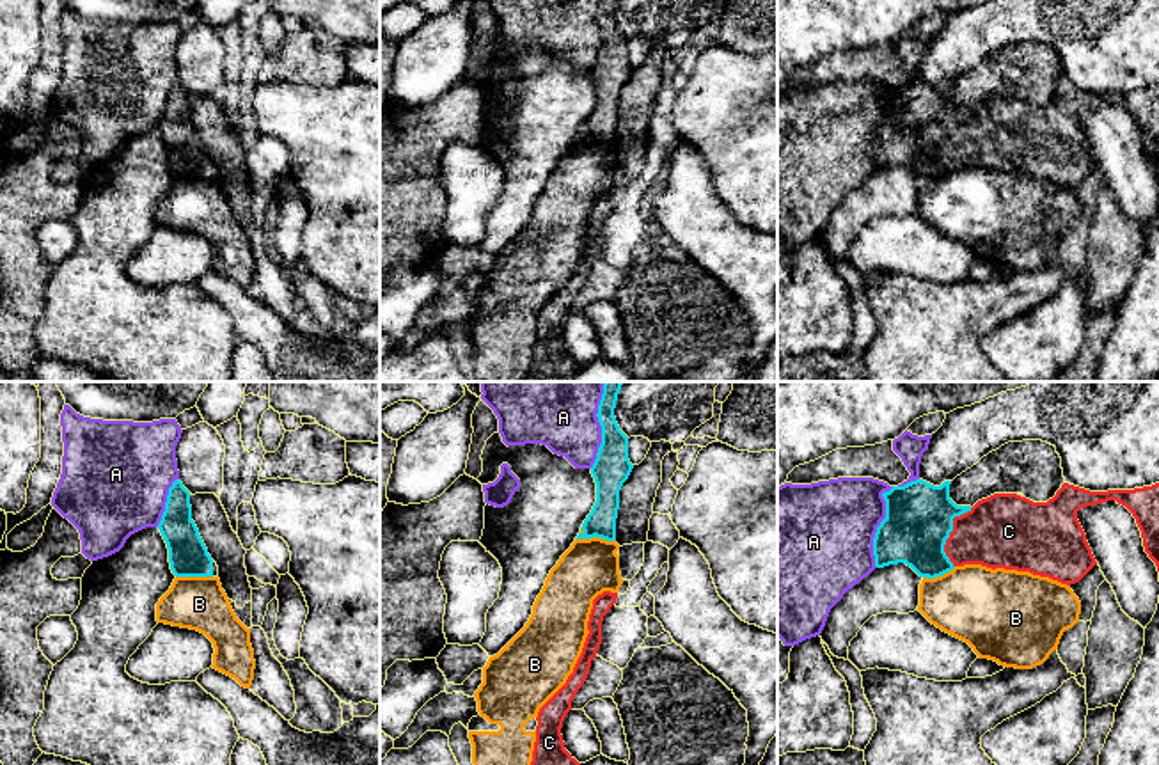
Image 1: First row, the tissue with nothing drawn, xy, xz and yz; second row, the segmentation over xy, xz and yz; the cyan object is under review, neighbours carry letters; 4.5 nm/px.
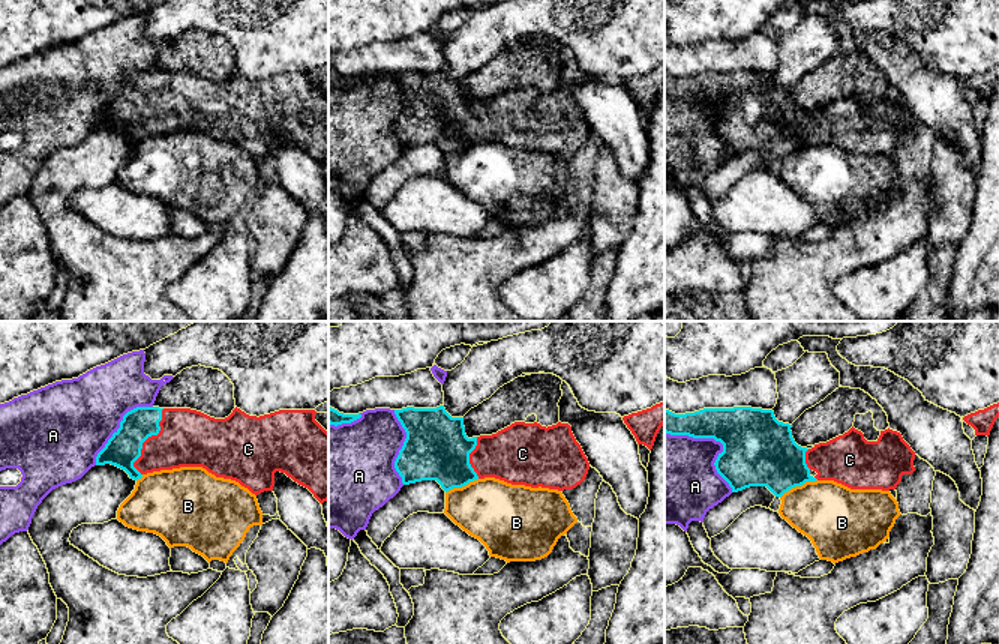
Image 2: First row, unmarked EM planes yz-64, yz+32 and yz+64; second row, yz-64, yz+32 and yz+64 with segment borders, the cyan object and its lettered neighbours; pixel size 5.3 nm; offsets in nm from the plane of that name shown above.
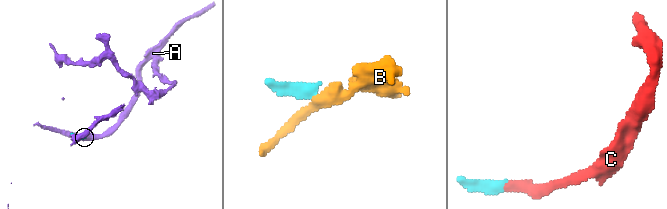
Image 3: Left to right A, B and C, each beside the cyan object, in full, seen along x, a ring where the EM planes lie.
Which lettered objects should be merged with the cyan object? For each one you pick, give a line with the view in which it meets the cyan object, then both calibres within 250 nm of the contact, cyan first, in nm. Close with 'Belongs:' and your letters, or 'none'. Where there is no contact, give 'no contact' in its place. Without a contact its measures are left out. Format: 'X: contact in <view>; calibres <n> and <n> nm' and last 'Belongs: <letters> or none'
C: contact in yz; calibres 300 and 340 nm
Belongs: C

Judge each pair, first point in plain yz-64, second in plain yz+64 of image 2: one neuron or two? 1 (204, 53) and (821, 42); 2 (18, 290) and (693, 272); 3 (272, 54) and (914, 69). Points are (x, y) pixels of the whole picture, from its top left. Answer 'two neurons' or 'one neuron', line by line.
1: two neurons
2: one neuron
3: two neurons

